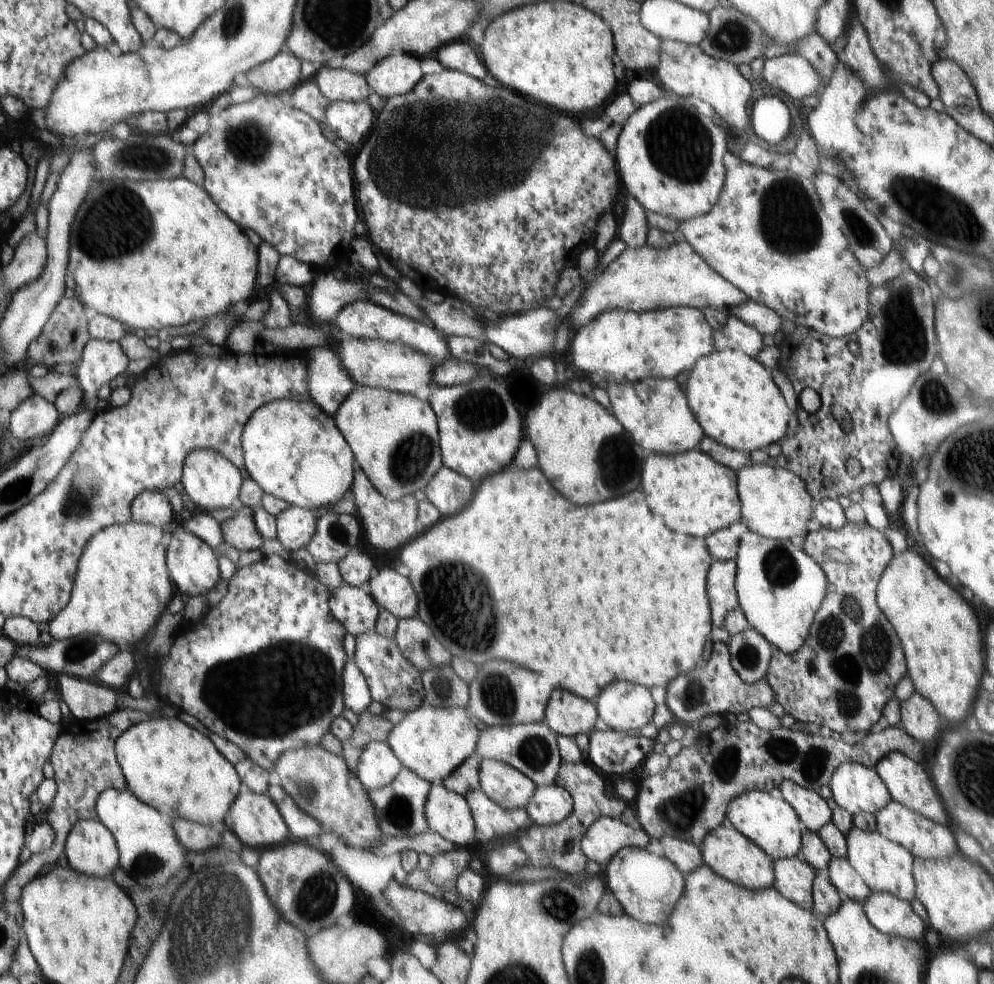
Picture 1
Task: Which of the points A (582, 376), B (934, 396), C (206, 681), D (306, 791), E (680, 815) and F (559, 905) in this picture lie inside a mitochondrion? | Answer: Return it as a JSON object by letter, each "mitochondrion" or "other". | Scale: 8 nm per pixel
{"A":"other","B":"mitochondrion","C":"mitochondrion","D":"mitochondrion","E":"mitochondrion","F":"mitochondrion"}

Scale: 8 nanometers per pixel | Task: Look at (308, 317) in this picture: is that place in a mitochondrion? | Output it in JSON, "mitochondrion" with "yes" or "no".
{"mitochondrion":"no"}

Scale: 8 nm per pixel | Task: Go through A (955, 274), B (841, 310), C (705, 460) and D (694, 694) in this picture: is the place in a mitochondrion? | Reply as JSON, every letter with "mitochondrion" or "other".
{"A":"mitochondrion","B":"other","C":"other","D":"mitochondrion"}

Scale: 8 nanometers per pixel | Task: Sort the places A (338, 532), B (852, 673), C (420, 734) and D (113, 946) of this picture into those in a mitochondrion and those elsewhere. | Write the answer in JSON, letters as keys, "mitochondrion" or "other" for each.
{"A":"mitochondrion","B":"mitochondrion","C":"other","D":"other"}

